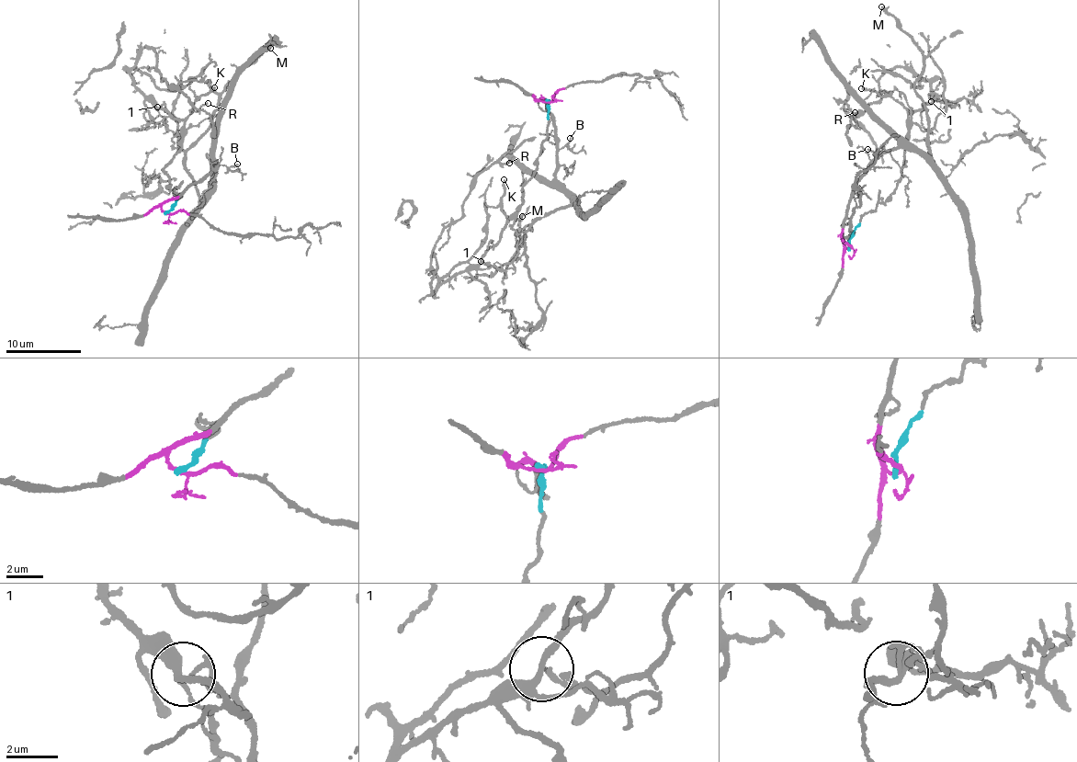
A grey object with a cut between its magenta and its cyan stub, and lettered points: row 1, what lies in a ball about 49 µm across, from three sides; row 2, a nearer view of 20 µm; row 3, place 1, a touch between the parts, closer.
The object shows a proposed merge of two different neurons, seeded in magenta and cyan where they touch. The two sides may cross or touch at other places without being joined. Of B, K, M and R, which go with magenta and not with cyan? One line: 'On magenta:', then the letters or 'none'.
On magenta: B, M

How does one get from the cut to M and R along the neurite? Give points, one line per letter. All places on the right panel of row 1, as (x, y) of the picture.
M: (850, 246), (844, 246), (842, 228), (866, 168), (900, 147), (932, 163), (914, 88), (923, 58), (881, 5)
R: (850, 246), (864, 215), (896, 187), (908, 114), (931, 101), (931, 84), (893, 68), (857, 126), (854, 112)

